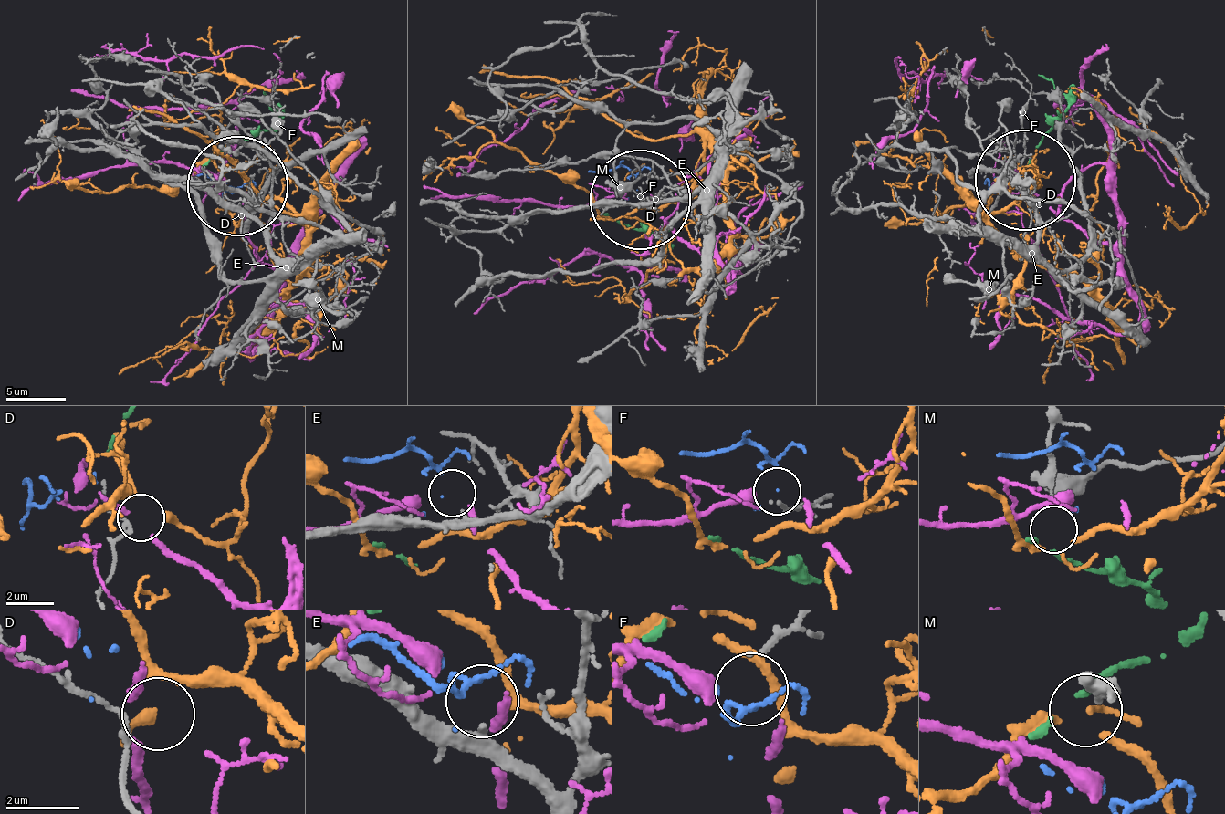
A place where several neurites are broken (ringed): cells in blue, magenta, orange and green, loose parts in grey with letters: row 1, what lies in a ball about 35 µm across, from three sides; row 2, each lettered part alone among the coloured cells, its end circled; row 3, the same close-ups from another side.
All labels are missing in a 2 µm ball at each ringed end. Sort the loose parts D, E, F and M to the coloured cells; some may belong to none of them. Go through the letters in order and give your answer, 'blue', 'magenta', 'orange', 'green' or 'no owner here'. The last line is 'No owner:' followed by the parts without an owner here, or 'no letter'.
D: no owner here
E: blue
F: magenta
M: no owner here
No owner: D, M

